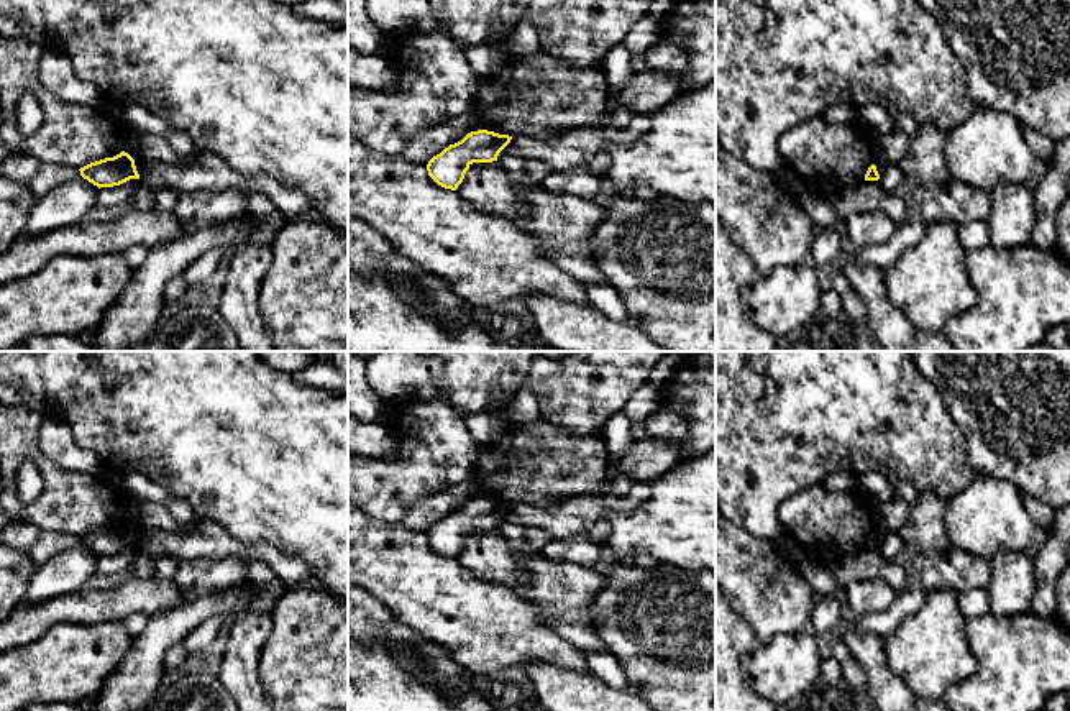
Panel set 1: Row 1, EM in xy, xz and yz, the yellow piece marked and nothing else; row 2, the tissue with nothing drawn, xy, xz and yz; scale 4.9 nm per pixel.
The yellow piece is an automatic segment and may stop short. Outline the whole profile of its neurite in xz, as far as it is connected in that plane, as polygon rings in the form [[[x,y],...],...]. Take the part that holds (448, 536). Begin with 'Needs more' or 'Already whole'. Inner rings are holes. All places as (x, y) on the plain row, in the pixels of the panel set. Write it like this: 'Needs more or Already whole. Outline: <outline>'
Needs more. Outline: [[[633,483],[627,496],[610,493],[573,496],[558,507],[540,507],[525,502],[509,504],[478,498],[433,524],[427,532],[427,539],[438,553],[456,558],[473,530],[497,529],[499,521],[504,517],[525,529],[543,529],[551,539],[583,535],[594,544],[604,545],[609,532],[606,516],[609,512],[632,512],[648,496],[648,483]]]

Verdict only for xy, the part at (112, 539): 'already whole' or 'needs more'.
needs more

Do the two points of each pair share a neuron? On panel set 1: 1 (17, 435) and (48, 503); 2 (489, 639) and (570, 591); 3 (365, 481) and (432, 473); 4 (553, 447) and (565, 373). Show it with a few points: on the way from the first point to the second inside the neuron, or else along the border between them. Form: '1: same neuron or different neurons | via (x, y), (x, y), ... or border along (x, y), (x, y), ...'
1: same neuron | via (32, 452), (51, 473), (51, 486)
2: different neurons | border along (516, 590), (522, 598), (544, 606)
3: same neuron | via (381, 473), (416, 473)
4: different neurons | border along (540, 414), (573, 434), (594, 434)

